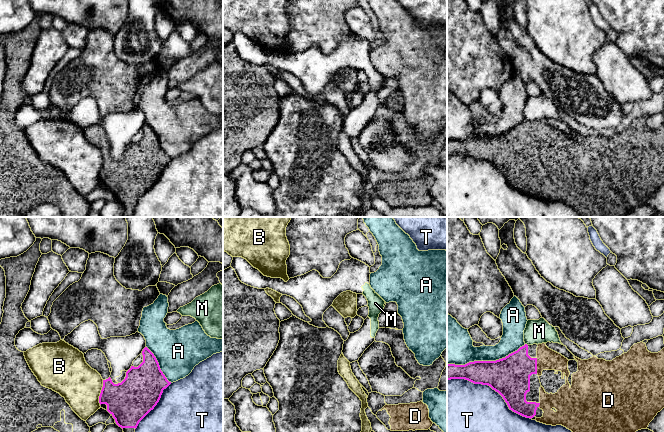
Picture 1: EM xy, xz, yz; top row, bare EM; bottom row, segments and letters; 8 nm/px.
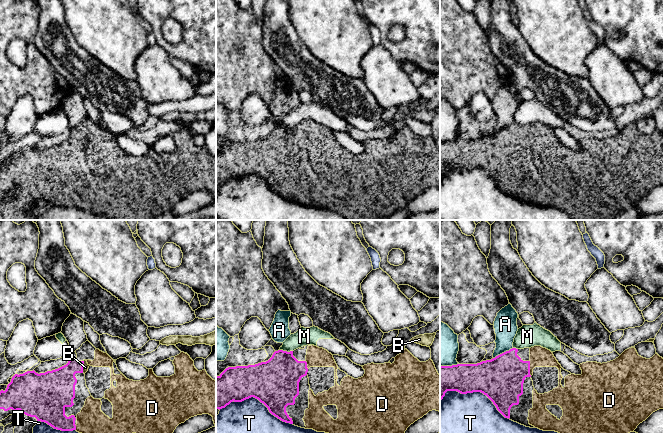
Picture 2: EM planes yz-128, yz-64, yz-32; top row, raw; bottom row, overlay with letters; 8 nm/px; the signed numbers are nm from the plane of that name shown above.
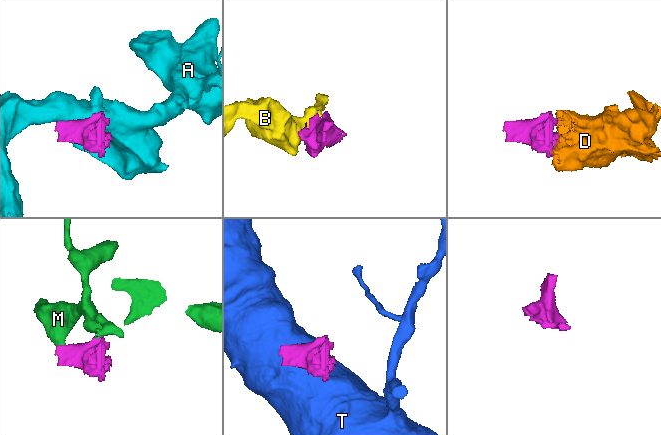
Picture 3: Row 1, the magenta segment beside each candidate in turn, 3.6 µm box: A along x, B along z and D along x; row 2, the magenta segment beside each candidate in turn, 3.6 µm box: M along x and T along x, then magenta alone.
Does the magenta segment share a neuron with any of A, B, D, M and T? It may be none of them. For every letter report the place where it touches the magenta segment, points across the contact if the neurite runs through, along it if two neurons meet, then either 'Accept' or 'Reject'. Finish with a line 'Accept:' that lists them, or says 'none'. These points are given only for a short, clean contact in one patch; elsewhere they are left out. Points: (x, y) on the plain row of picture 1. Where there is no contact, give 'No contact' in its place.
A: Touches magenta at yz (486, 137). Reject
B: Touches magenta at xy (101, 168). Reject
D: Touches magenta at yz (536, 142). Accept
M: Touches magenta at yz (526, 120). Boundary: yz (525, 119), (527, 121). Reject
T: Touches magenta at yz (491, 163). Reject
Accept: D

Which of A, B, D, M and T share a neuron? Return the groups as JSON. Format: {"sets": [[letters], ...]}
{"sets": [["A"], ["B"], ["D"], ["M"], ["T"]]}

